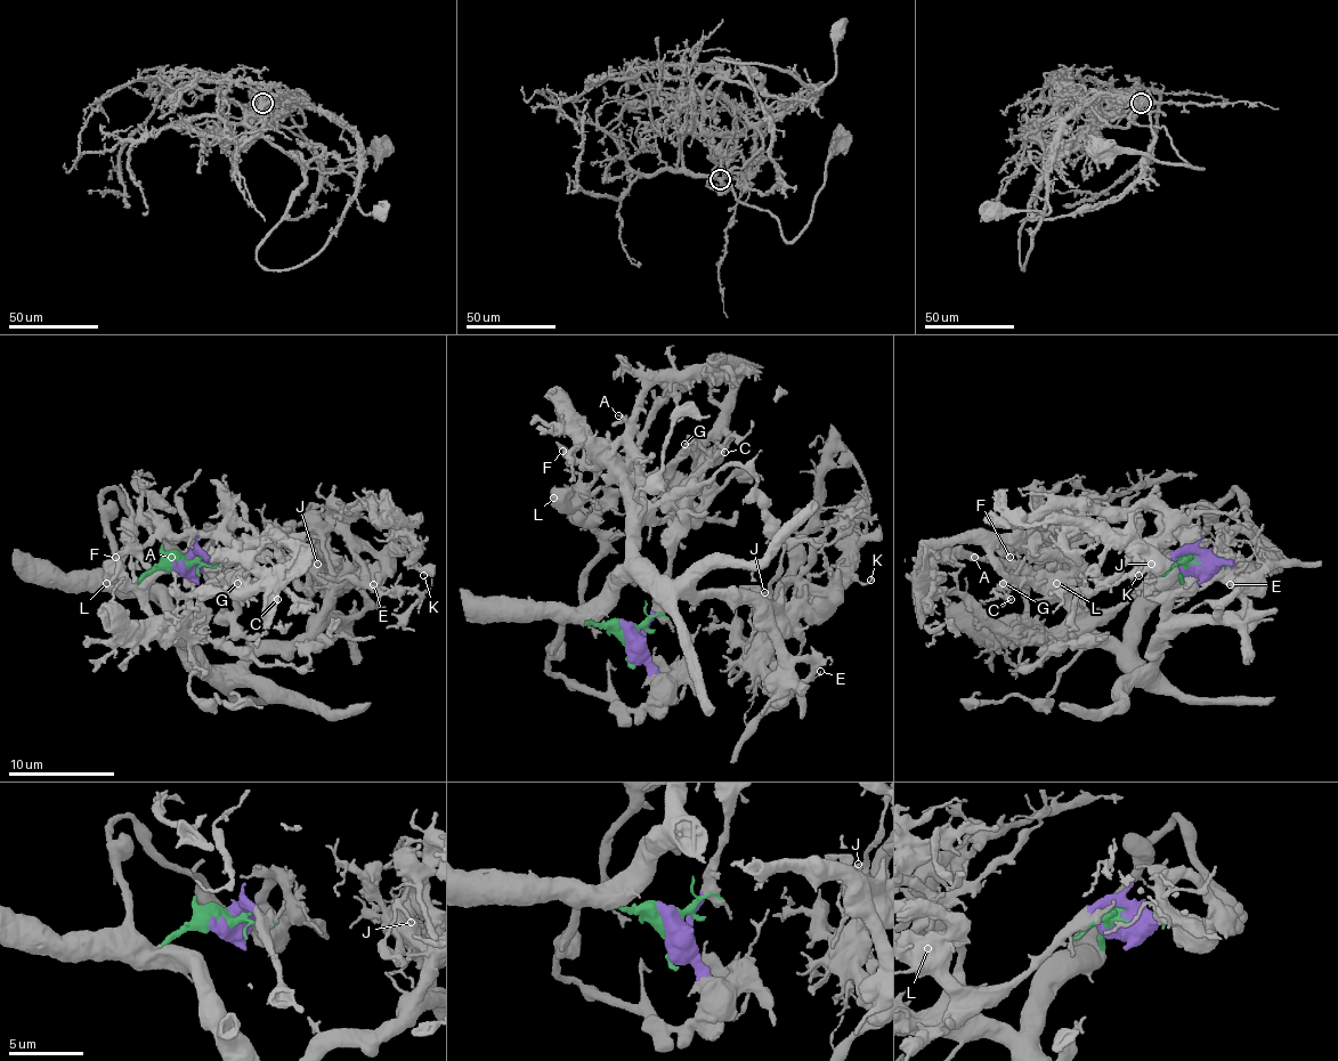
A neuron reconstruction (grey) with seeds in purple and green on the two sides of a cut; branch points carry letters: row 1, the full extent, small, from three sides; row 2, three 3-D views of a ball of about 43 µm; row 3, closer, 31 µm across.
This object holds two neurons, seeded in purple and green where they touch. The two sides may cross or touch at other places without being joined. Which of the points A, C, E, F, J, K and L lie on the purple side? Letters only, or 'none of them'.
C

